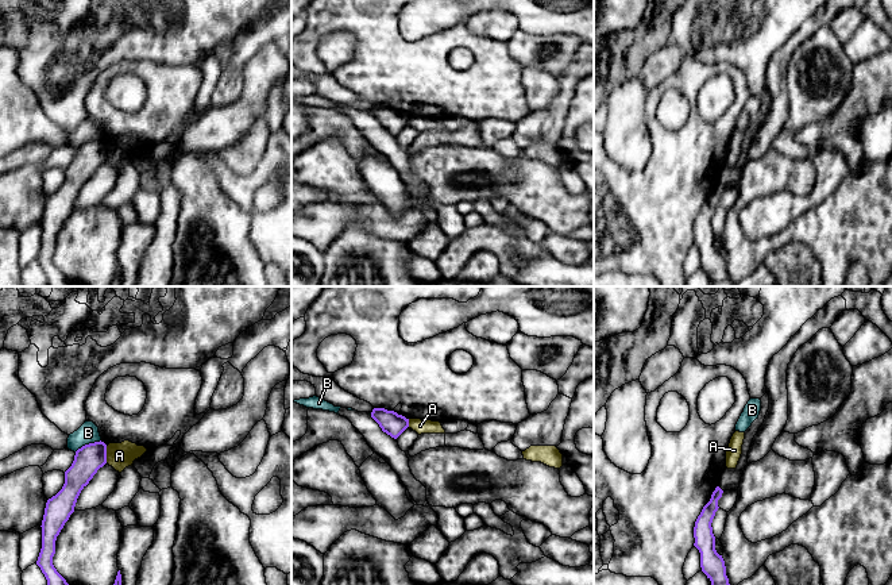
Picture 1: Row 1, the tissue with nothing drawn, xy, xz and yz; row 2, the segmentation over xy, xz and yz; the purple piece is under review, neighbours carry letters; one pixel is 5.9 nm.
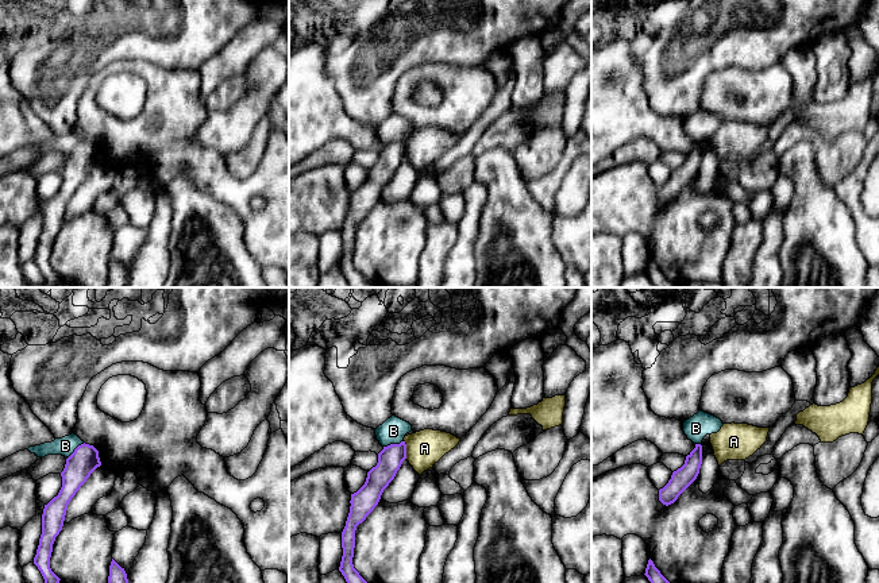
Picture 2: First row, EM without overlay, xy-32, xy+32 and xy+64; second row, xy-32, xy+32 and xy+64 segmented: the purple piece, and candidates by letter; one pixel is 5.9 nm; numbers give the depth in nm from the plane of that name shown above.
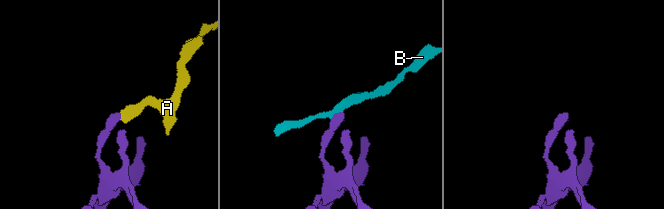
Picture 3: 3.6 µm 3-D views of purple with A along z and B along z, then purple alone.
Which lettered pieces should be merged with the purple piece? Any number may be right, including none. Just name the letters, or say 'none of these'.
none of these

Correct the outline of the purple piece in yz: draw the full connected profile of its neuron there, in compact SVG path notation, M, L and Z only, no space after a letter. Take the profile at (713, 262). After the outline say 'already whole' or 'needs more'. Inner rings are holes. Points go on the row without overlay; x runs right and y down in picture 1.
M717 184L710 199L703 204L698 213L694 224L694 243L700 250L700 265L711 278L711 286L734 286L729 281L725 258L715 247L715 234L711 224L715 209L719 205L718 197L722 195L722 190L723 188Z; already whole

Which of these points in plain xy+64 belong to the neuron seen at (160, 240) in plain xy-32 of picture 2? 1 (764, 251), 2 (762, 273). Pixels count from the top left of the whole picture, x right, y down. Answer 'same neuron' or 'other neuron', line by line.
1: same neuron
2: same neuron

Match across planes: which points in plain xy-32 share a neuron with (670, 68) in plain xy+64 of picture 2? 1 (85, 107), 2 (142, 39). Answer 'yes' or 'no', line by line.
1: no
2: yes

